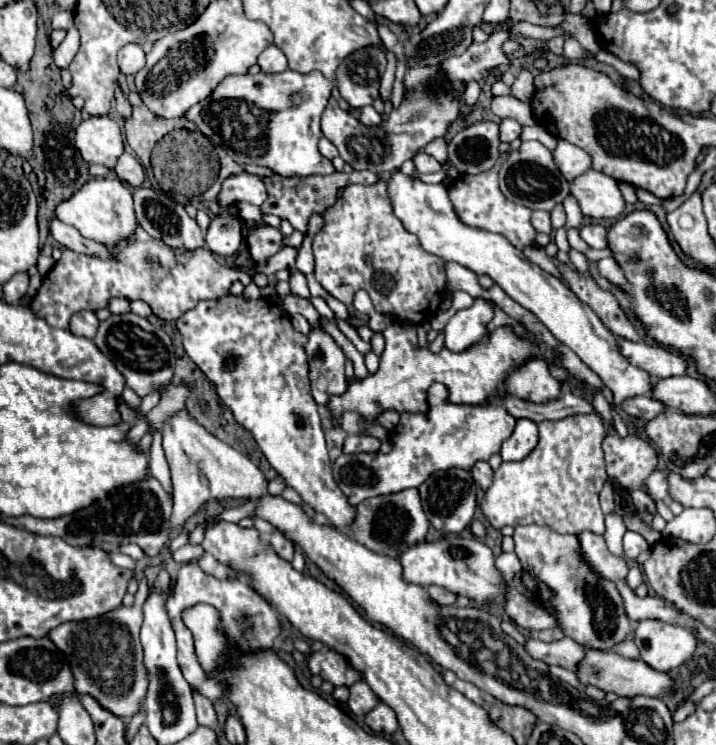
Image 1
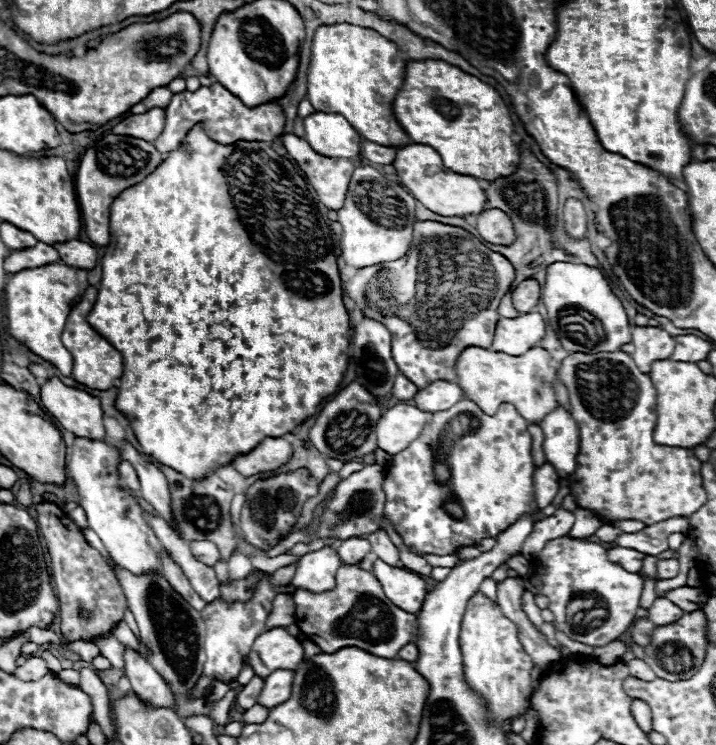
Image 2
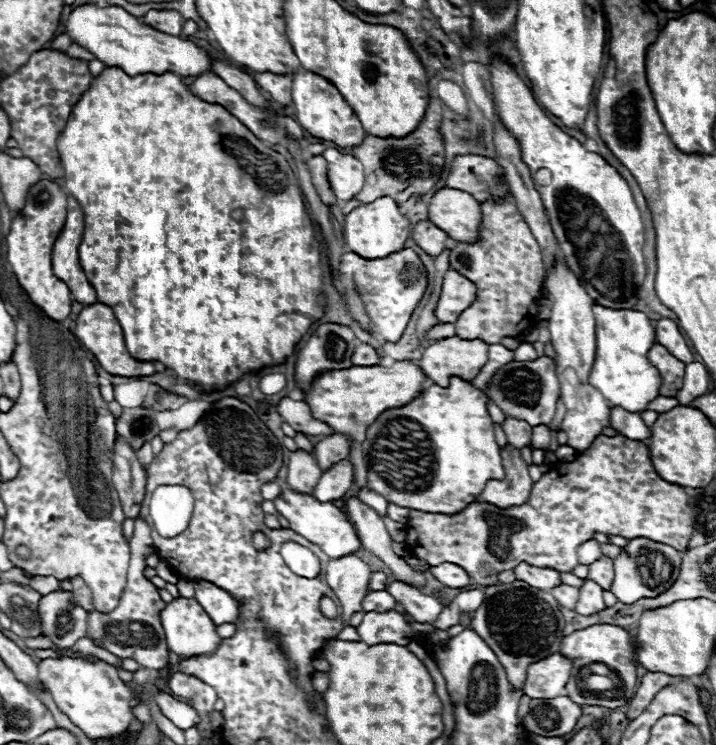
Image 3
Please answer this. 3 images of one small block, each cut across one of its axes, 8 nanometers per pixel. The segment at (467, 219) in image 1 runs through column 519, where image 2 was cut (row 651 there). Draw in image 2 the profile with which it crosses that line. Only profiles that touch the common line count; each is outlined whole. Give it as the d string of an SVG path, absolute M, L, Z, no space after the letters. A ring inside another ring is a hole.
M264 574L256 588L254 594L248 602L226 602L224 598L214 600L212 604L206 604L204 610L200 612L204 616L204 624L206 624L206 636L204 636L204 652L206 652L206 662L202 668L200 676L218 680L228 684L230 680L236 680L236 676L242 670L242 660L244 656L250 652L250 646L254 642L254 638L264 630L264 620L268 620L268 612L272 608L272 600L280 594L280 592L294 592L292 584L288 586L272 586L270 584L270 574Z

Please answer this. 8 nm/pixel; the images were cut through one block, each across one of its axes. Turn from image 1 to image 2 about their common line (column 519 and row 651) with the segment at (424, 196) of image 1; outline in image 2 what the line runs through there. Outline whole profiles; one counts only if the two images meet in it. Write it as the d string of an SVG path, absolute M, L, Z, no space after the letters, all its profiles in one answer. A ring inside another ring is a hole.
M284 628L260 632L248 652L248 664L254 676L266 678L274 670L296 670L302 662L304 650L300 640L292 638Z

